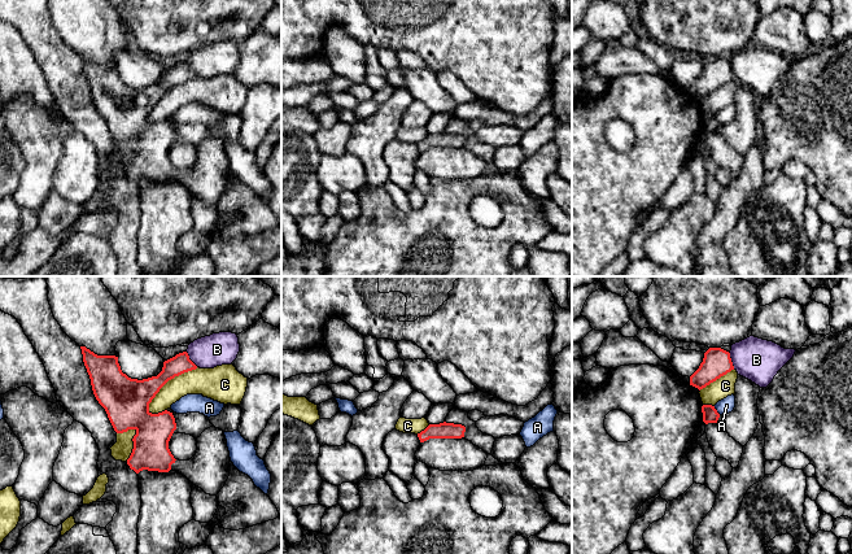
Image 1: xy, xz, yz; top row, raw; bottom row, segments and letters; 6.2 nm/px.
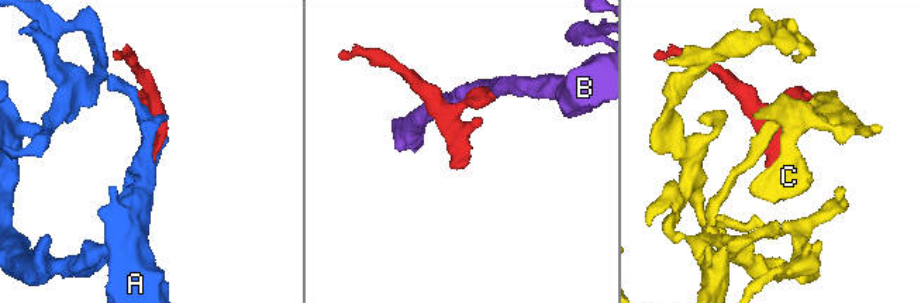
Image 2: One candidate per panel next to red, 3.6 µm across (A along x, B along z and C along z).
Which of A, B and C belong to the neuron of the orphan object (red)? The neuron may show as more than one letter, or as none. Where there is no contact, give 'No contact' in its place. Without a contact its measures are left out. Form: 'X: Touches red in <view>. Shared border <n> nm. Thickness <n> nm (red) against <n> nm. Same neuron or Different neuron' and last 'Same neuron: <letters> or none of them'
A: Touches red in yz. Shared border 70 nm. Thickness 100 nm (red) against 90 nm. Different neuron
B: Touches red in yz. Shared border 120 nm. Thickness 170 nm (red) against 260 nm. Different neuron
C: Touches red in xy. Shared border 420 nm. Thickness 240 nm (red) against 180 nm. Different neuron
Same neuron: none of them

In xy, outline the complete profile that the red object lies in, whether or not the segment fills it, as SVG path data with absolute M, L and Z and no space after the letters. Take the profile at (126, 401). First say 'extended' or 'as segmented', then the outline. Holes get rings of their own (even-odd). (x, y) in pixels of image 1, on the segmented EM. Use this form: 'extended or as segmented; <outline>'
extended; M80 346L83 362L91 379L93 394L99 403L105 409L108 418L117 433L135 429L134 449L127 459L131 470L139 474L143 470L169 472L178 471L185 476L192 485L201 488L206 494L217 496L224 487L231 466L227 440L222 429L210 427L197 437L196 454L189 461L175 459L169 449L169 441L176 429L176 423L172 413L165 410L158 414L149 411L149 403L160 392L160 389L175 376L196 370L197 366L189 359L187 352L179 353L175 357L163 362L162 371L157 376L137 380L131 379L122 372L115 355L97 355L86 346Z

